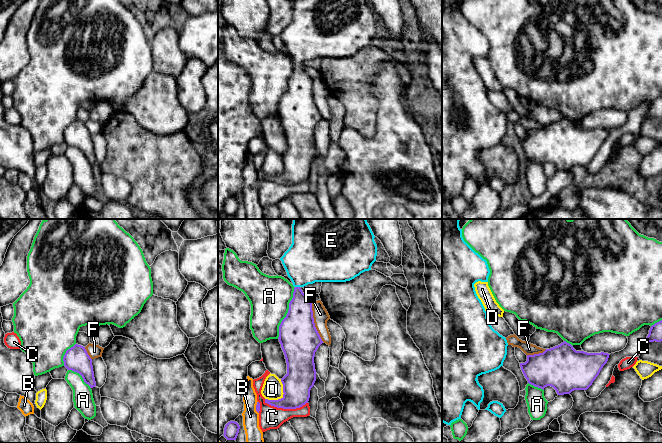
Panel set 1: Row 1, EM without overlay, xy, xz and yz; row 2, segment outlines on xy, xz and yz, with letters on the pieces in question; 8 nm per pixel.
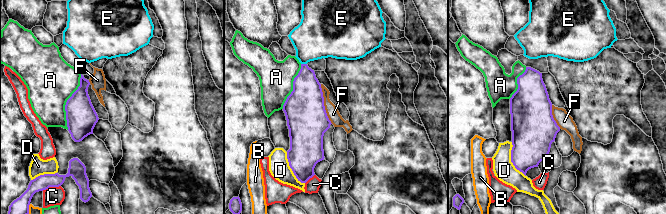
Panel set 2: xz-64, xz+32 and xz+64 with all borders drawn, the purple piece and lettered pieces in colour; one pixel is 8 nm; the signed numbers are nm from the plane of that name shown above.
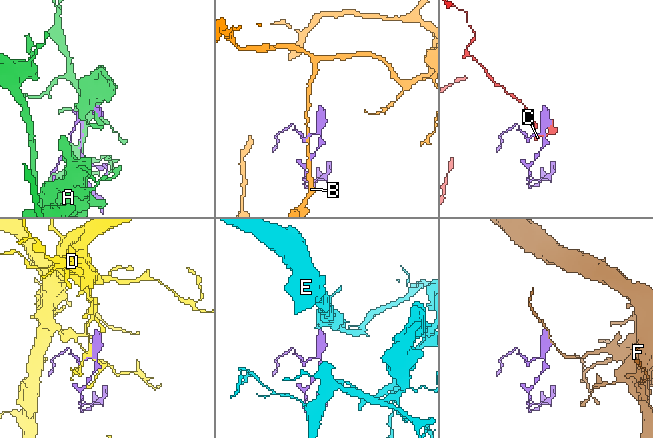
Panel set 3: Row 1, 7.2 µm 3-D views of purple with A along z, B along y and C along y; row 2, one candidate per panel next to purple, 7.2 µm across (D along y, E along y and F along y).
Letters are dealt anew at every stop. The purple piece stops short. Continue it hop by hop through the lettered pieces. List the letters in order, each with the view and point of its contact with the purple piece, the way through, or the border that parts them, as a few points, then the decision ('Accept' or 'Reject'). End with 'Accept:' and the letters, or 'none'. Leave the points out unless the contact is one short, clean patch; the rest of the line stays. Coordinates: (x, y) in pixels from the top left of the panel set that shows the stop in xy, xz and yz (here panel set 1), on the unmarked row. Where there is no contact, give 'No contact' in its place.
A: Touches purple at xz (287, 89). Reject
B: Touches purple at xz (256, 183). Reject
C: Touches purple at xz (285, 184). Reject
D: Touches purple at xz (283, 172). Reject
E: Touches purple at xz (297, 63). Path across: xz (299, 94), (297, 63), (302, 45), (309, 35). Accept
F: Touches purple at xz (313, 98). Boundary: xz (311, 79), (314, 102), (323, 117). Reject
Accept: E

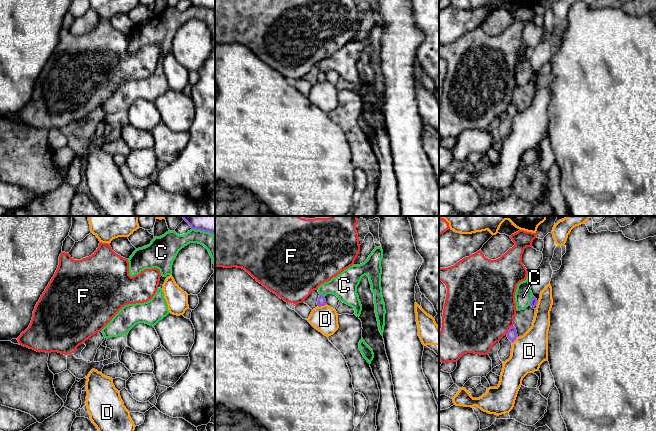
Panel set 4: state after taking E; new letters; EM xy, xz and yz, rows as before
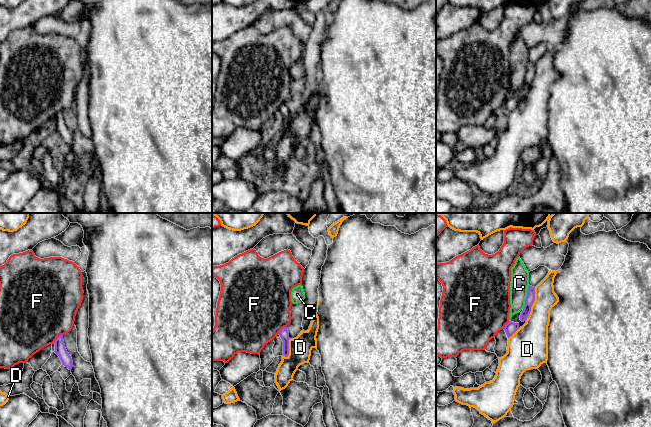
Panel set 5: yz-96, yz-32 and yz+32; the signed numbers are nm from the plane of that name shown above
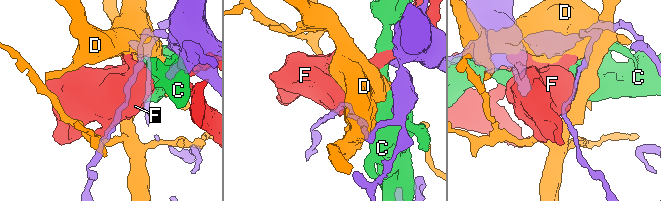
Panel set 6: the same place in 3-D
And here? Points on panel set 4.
C: Touches purple at xy (203, 6). Reject
D: Touches purple at xz (322, 81). Reject
F: Touches purple at yz (508, 106). Reject
Accept: none

